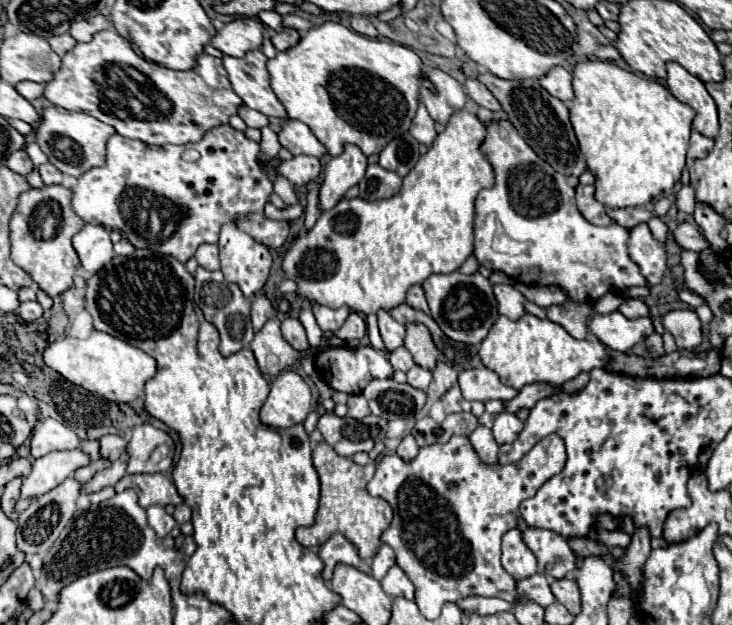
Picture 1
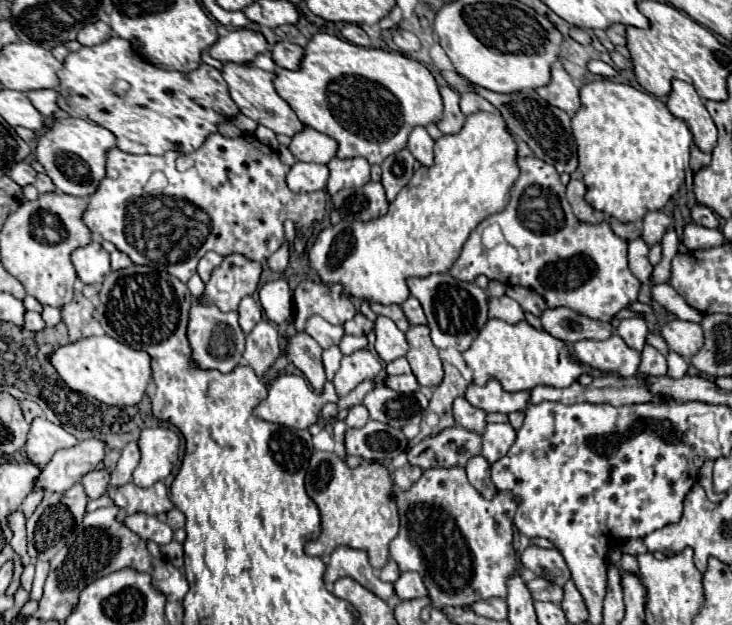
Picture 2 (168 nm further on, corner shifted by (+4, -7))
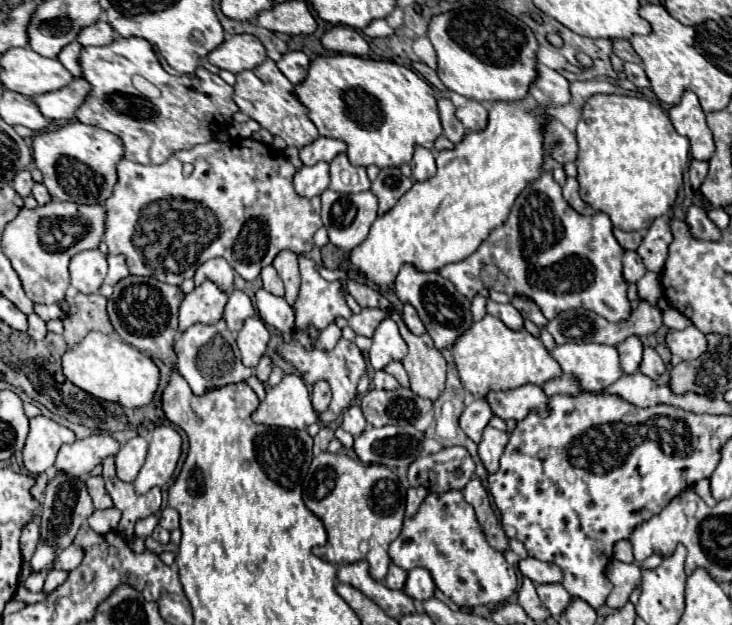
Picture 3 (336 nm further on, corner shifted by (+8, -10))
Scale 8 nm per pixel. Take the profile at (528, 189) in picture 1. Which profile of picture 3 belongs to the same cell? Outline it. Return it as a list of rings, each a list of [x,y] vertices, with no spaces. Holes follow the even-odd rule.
[[[542,172],[538,180],[534,180],[528,188],[520,192],[508,220],[494,228],[488,240],[482,242],[474,254],[460,262],[446,264],[438,272],[470,300],[478,294],[480,288],[494,288],[506,292],[508,296],[526,296],[534,300],[548,320],[556,318],[564,310],[586,308],[600,314],[608,322],[622,322],[630,314],[630,300],[626,296],[628,282],[622,274],[622,256],[624,248],[616,242],[612,234],[610,218],[602,212],[596,212],[588,218],[576,214],[574,208],[562,198],[562,188],[554,182],[552,172]]]

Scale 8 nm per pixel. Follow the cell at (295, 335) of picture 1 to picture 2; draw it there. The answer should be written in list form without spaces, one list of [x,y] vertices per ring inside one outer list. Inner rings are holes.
[[[296,333],[288,345],[288,357],[306,375],[310,385],[322,393],[326,373],[322,365],[322,347],[306,333]]]

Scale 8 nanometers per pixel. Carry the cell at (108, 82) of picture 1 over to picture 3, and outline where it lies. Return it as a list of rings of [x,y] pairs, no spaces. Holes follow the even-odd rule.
[[[118,38],[108,46],[82,48],[78,62],[84,80],[90,84],[90,94],[84,100],[88,108],[84,106],[82,110],[78,110],[80,120],[116,134],[124,142],[124,158],[138,164],[162,164],[178,150],[190,150],[198,144],[210,142],[220,130],[230,124],[232,116],[238,112],[238,106],[232,100],[232,86],[226,84],[218,74],[212,74],[206,68],[198,66],[192,74],[172,76],[160,66],[152,46],[144,38]],[[136,74],[150,80],[160,90],[160,96],[154,100],[142,96],[132,86],[132,76]]]

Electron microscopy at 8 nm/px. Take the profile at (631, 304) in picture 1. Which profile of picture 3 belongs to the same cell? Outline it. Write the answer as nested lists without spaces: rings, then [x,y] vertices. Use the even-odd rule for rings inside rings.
[[[626,338],[620,346],[618,346],[618,354],[620,354],[620,364],[622,370],[626,374],[634,374],[638,372],[640,360],[642,360],[642,340],[640,338]]]

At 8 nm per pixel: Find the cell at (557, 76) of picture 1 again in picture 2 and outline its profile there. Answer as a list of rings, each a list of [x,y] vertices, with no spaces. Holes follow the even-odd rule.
[[[552,67],[550,83],[540,87],[536,93],[544,101],[548,101],[550,105],[554,105],[566,113],[576,113],[580,109],[578,87],[574,85],[572,77],[562,67]]]

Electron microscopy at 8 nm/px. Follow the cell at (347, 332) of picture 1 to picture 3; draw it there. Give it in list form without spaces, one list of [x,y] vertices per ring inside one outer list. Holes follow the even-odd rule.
[[[364,308],[360,314],[354,314],[348,324],[350,328],[360,334],[360,336],[366,336],[366,338],[372,338],[376,326],[386,318],[386,314],[378,308]]]

